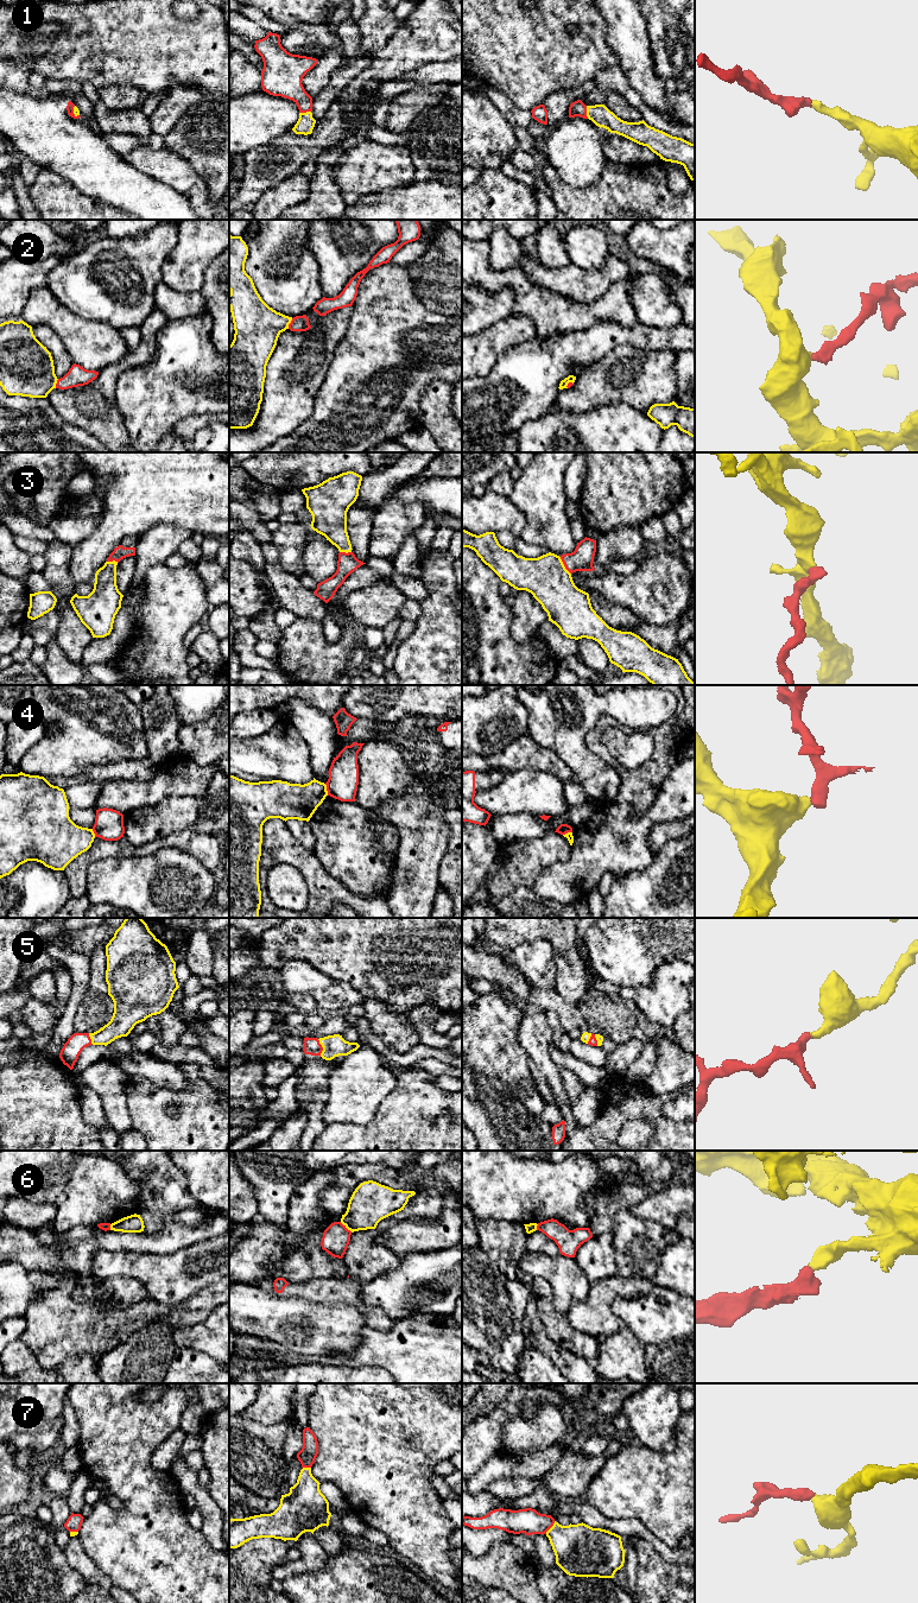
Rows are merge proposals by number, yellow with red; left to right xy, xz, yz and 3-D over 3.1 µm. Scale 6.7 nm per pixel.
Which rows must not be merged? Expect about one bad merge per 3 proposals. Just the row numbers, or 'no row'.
4, 6

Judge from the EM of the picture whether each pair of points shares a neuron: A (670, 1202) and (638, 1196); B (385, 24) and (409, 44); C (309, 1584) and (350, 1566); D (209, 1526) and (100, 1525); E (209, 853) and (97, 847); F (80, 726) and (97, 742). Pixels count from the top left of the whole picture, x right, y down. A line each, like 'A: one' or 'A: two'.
A: two
B: two
C: one
D: two
E: one
F: one

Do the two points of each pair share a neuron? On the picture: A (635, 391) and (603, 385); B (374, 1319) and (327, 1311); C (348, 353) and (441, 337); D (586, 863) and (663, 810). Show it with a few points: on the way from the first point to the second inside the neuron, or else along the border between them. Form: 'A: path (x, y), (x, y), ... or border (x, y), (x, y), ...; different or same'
A: path (627, 390), (612, 388); same
B: border (363, 1315), (366, 1325); different
C: path (371, 353), (390, 353), (396, 347), (418, 346); same
D: path (605, 844), (630, 836), (644, 823); same

